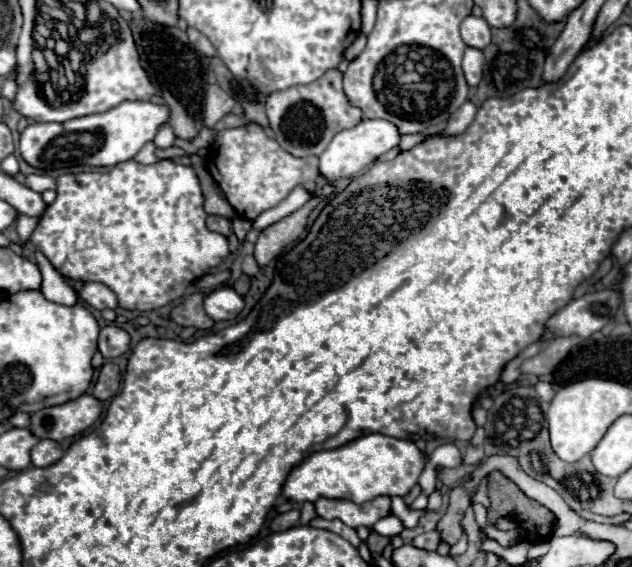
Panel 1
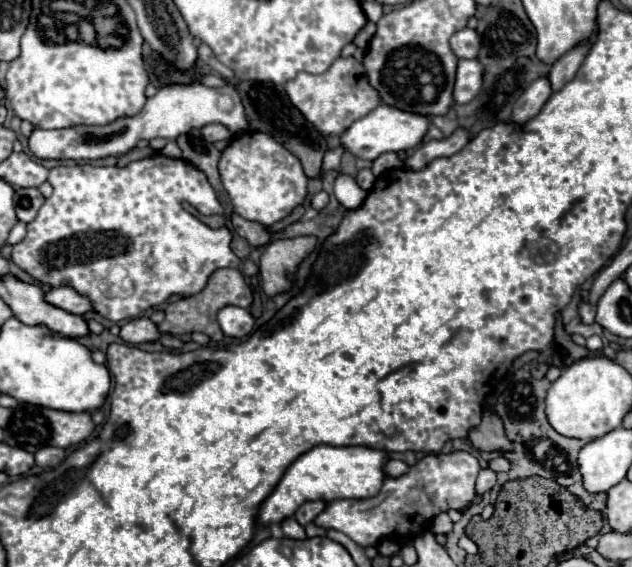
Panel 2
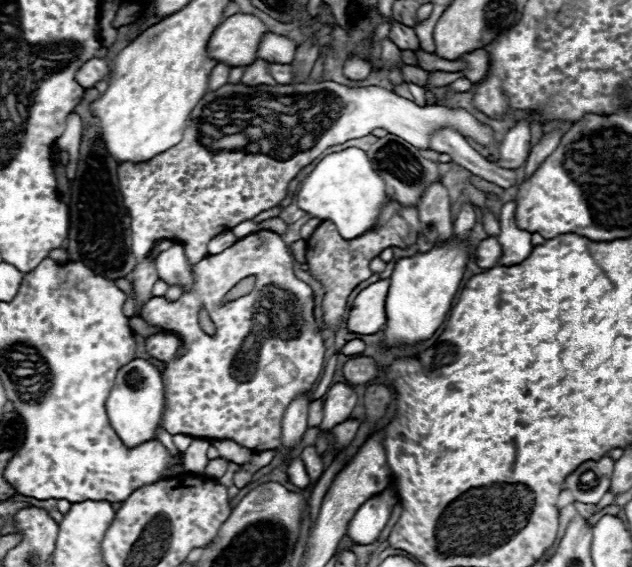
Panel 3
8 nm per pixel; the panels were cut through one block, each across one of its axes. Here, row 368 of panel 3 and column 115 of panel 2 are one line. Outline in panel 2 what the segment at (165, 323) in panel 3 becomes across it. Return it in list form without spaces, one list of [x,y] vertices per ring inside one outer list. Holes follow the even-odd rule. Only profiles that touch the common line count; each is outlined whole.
[[[156,154],[130,162],[124,168],[104,168],[100,176],[94,174],[94,166],[90,164],[58,166],[50,170],[48,182],[52,184],[54,194],[28,224],[26,238],[12,248],[10,258],[42,284],[52,288],[68,284],[80,294],[86,294],[94,302],[94,310],[112,322],[136,318],[174,294],[198,294],[214,270],[240,266],[240,258],[230,248],[230,230],[212,230],[196,218],[194,212],[222,214],[222,206],[204,172],[186,160]]]

